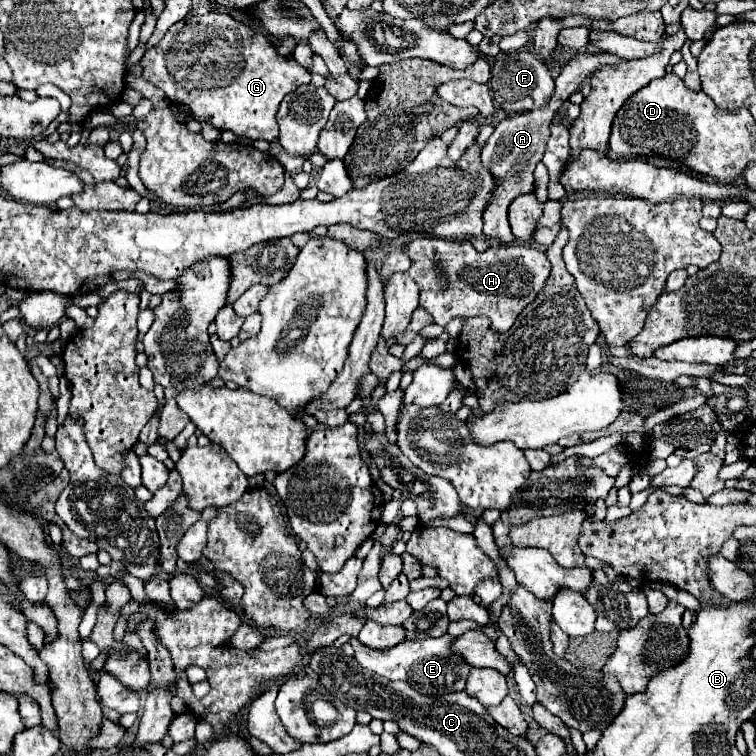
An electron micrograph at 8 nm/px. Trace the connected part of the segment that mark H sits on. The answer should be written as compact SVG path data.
M416 238L402 246L402 250L410 256L412 266L408 274L420 288L420 306L426 308L438 326L446 326L452 318L472 318L484 316L490 320L492 332L508 332L518 314L536 298L538 290L542 290L550 266L544 252L524 244L512 246L490 246L486 252L476 252L470 240L444 240L444 238Z

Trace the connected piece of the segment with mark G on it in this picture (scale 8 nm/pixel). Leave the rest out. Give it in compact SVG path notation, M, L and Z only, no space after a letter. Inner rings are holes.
M222 12L186 16L184 20L176 22L154 48L146 50L140 62L144 68L142 76L158 86L174 104L190 106L196 120L206 120L218 130L232 130L236 136L268 142L278 138L276 112L282 98L302 86L302 82L310 82L310 72L292 56L278 54L274 42L266 34L256 32L248 24Z

